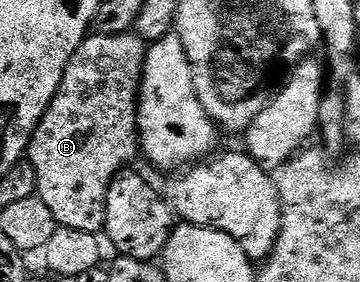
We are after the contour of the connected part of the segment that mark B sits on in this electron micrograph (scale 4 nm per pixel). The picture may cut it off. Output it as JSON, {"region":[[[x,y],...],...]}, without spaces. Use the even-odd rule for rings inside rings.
{"region":[[[135,32],[117,36],[92,33],[84,38],[63,69],[63,77],[54,87],[54,97],[43,119],[34,123],[30,131],[25,158],[36,172],[37,196],[48,206],[49,212],[53,212],[59,226],[99,234],[104,229],[106,196],[111,182],[120,170],[128,169],[135,154],[137,158],[140,153],[139,87],[143,81],[143,62],[148,47],[143,46],[137,35]]]}

